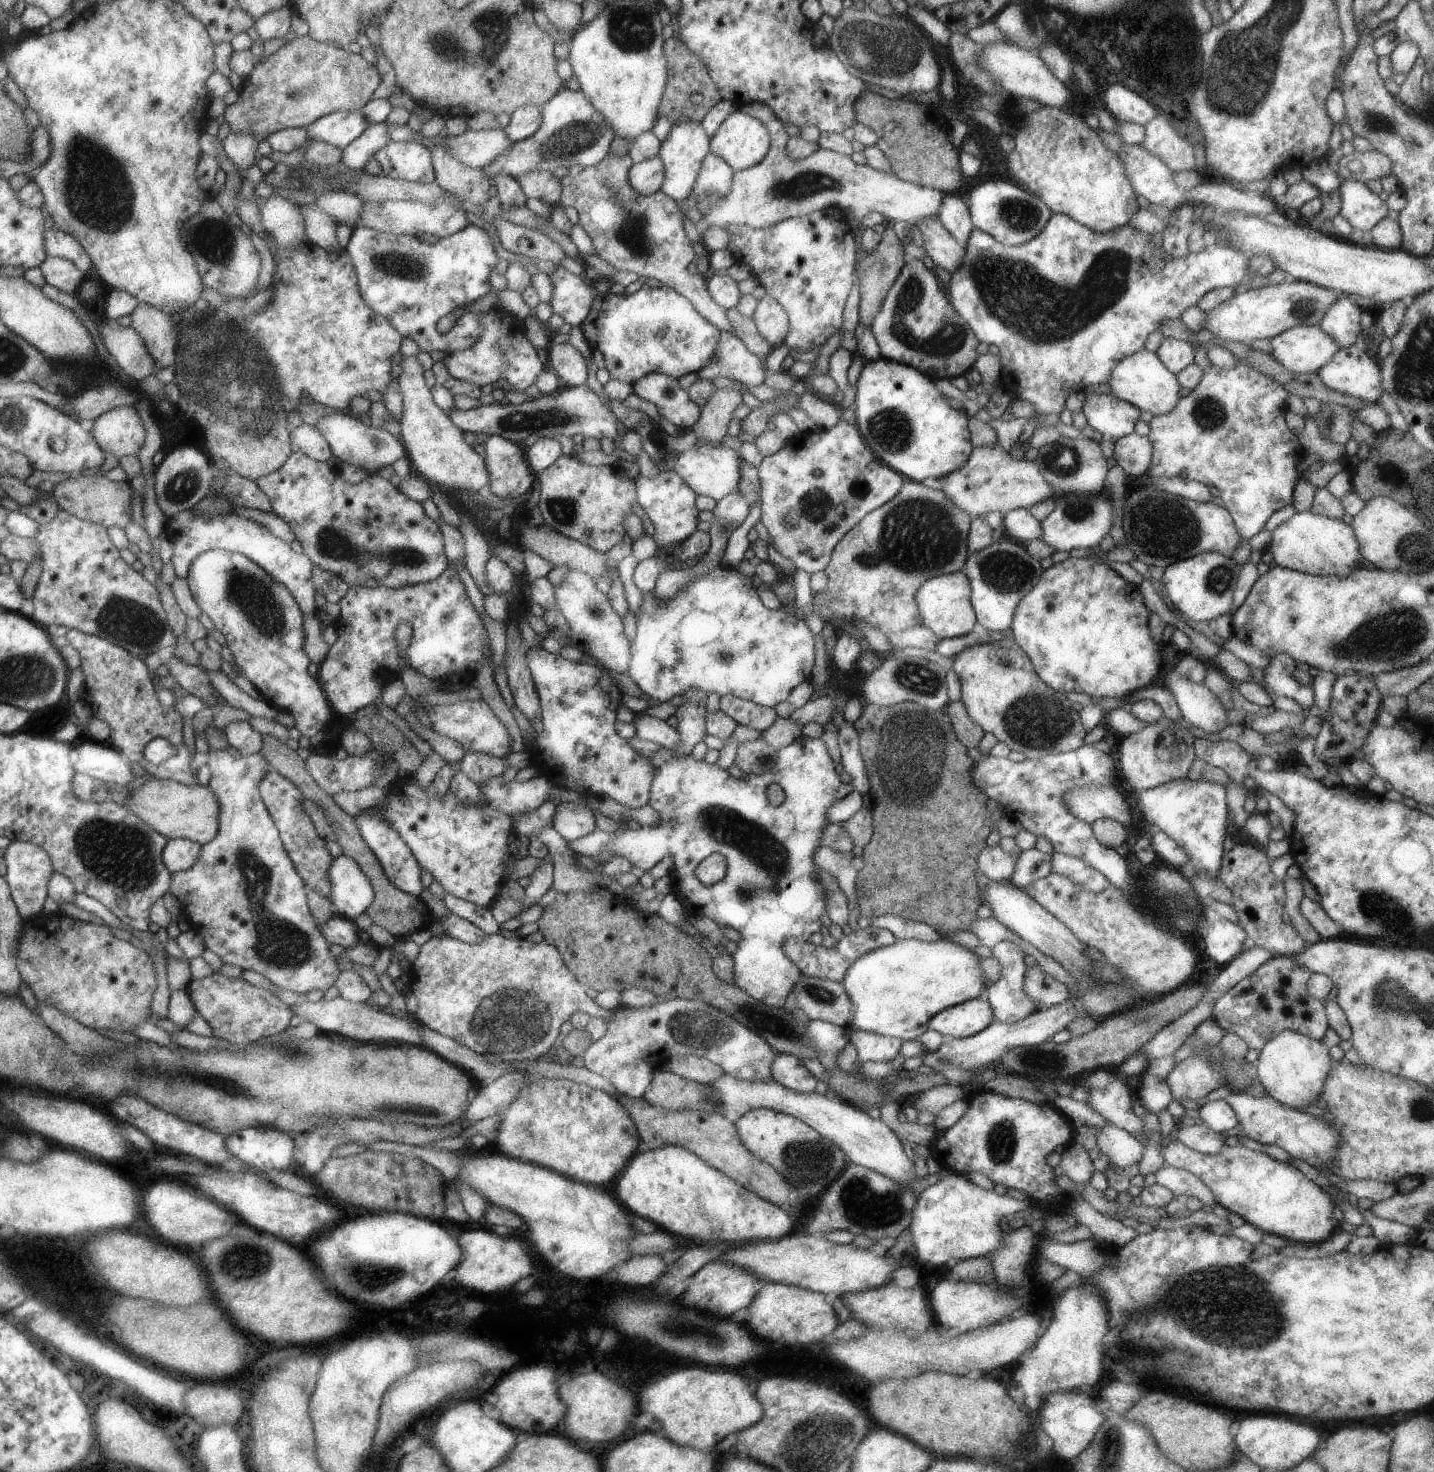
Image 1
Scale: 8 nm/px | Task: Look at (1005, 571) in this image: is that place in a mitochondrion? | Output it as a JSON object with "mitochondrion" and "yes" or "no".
{"mitochondrion":"yes"}

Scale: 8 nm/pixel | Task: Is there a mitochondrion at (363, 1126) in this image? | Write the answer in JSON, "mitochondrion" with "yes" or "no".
{"mitochondrion":"no"}

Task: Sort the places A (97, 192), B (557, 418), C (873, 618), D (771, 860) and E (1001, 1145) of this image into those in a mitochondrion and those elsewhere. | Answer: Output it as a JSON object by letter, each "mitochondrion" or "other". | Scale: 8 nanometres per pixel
{"A":"mitochondrion","B":"mitochondrion","C":"other","D":"mitochondrion","E":"mitochondrion"}

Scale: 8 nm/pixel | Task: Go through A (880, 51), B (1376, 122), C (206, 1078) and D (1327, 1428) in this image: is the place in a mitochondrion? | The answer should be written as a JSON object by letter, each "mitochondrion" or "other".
{"A":"mitochondrion","B":"mitochondrion","C":"mitochondrion","D":"other"}

